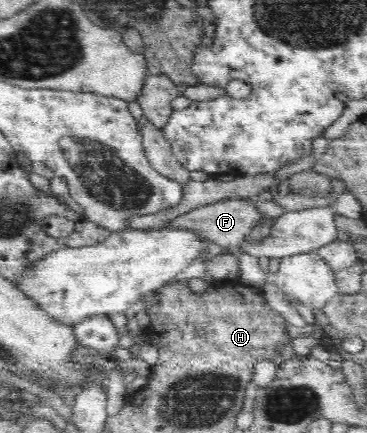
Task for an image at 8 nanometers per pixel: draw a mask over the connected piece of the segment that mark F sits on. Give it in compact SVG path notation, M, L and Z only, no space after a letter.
M222 199L212 204L206 204L206 206L200 206L200 208L194 208L186 214L180 214L176 216L174 220L168 220L164 224L166 227L176 227L178 229L190 229L200 237L204 237L204 240L208 242L215 242L224 248L230 250L230 252L239 255L240 244L248 238L248 234L252 232L254 226L258 226L264 218L268 216L264 213L260 213L254 205L254 199Z

